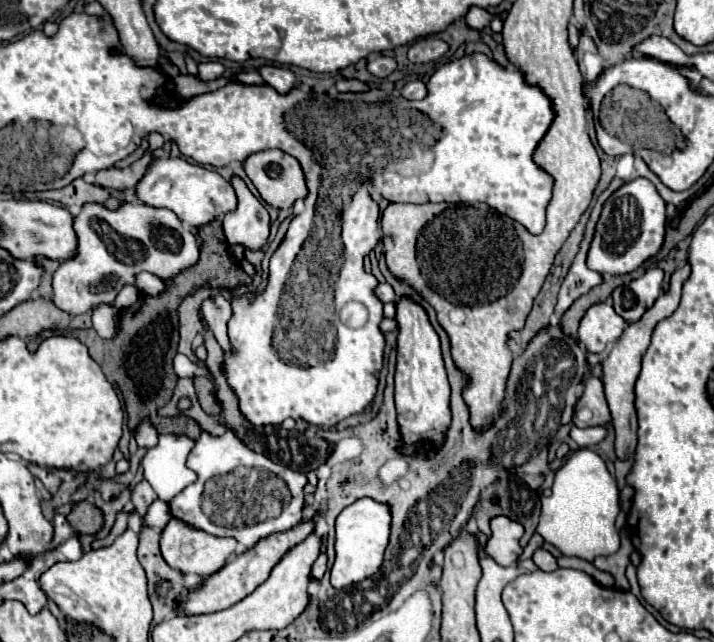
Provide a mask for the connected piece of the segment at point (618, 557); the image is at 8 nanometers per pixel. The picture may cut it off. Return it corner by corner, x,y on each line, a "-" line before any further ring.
622,536
622,546
616,554
610,554
610,556
598,556
594,558
594,566
600,568
600,570
606,570
610,572
614,578
616,578
616,588
620,590
630,590
628,586
628,580
624,576
624,570
626,566
630,564
630,554
634,552
634,546
630,542
628,536

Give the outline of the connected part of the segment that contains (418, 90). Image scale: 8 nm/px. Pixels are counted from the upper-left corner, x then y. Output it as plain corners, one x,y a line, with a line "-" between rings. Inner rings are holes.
414,80
414,82
408,82
400,94
406,98
406,100
422,100
426,96
426,84
422,80

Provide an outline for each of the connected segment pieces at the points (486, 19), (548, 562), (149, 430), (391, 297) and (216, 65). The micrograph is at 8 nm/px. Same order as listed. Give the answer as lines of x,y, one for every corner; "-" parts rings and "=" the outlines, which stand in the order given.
478,6
468,8
468,12
466,12
466,16
464,16
464,20
468,22
468,26
470,26
470,28
476,28
476,30
482,30
484,26
488,26
492,18
494,18
492,14
488,14
484,8
478,8
=
540,548
540,550
534,552
534,562
536,562
536,566
538,566
540,570
544,570
544,572
552,572
552,570
558,568
556,558
554,558
548,550
544,550
544,548
=
146,418
140,426
138,426
138,430
136,430
136,442
138,442
138,446
142,446
142,448
152,448
152,446
156,446
156,442
158,442
158,432
156,432
156,428
152,426
152,422
148,422
150,418
=
388,282
378,284
376,296
378,296
382,302
394,302
394,300
396,300
396,294
394,294
394,290
392,290
392,286
390,286
=
204,62
198,66
202,80
216,80
224,74
224,66
220,62

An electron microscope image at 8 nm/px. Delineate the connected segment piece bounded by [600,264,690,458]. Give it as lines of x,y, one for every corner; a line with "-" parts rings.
684,264
682,268
678,268
672,278
670,278
670,288
660,296
660,300
656,300
656,304
636,322
636,324
628,324
628,328
624,330
624,334
620,336
620,340
610,348
610,352
606,356
602,356
602,382
604,382
604,394
606,394
606,402
610,406
610,416
612,416
612,424
616,430
616,456
618,458
628,458
634,454
636,448
636,438
638,438
638,414
636,414
636,406
634,406
634,384
638,380
640,374
640,362
644,352
650,346
650,336
656,328
656,324
664,318
668,318
680,302
680,290
684,280
690,274
690,266

